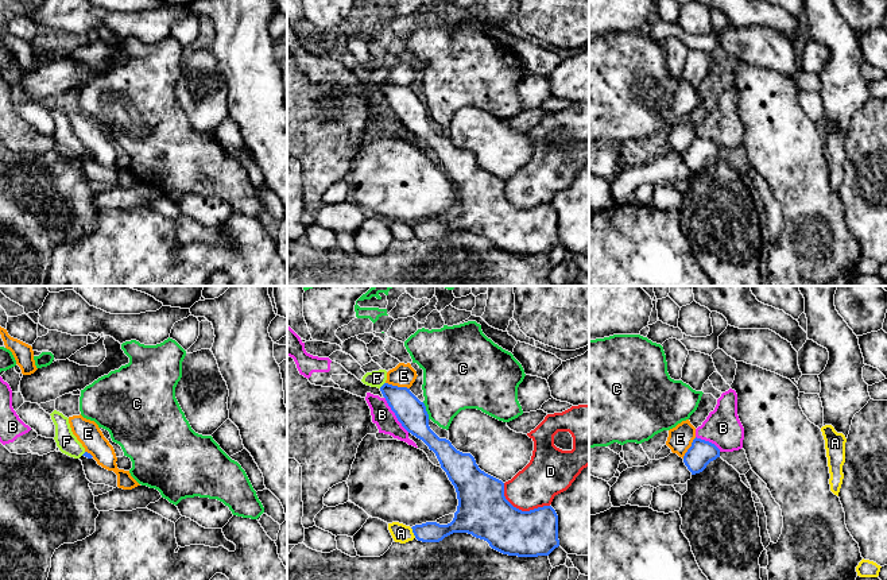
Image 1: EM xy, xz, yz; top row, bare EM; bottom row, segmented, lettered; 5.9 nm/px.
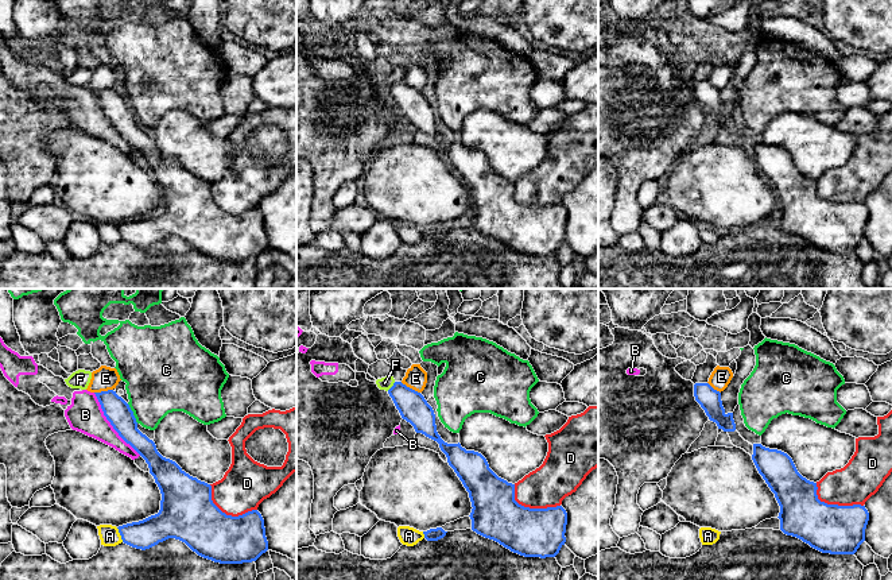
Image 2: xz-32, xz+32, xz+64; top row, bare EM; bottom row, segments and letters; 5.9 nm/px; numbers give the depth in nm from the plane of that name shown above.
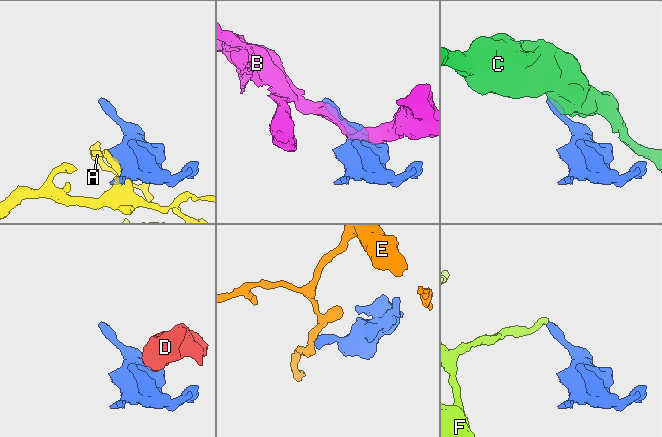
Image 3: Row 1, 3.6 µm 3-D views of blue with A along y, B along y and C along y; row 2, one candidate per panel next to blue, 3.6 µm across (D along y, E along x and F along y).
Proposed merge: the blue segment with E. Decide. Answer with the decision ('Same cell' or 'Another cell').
Another cell

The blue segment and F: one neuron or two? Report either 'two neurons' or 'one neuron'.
two neurons

